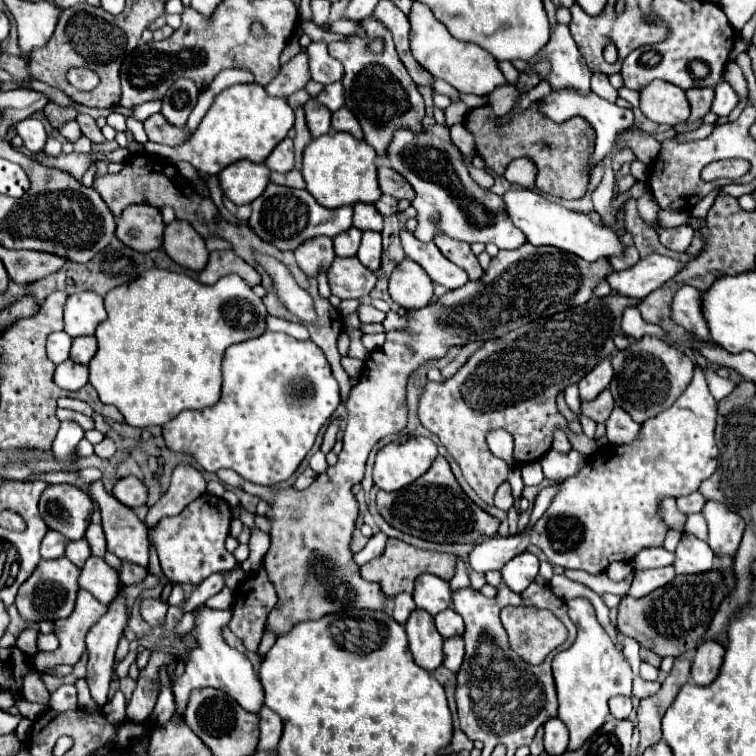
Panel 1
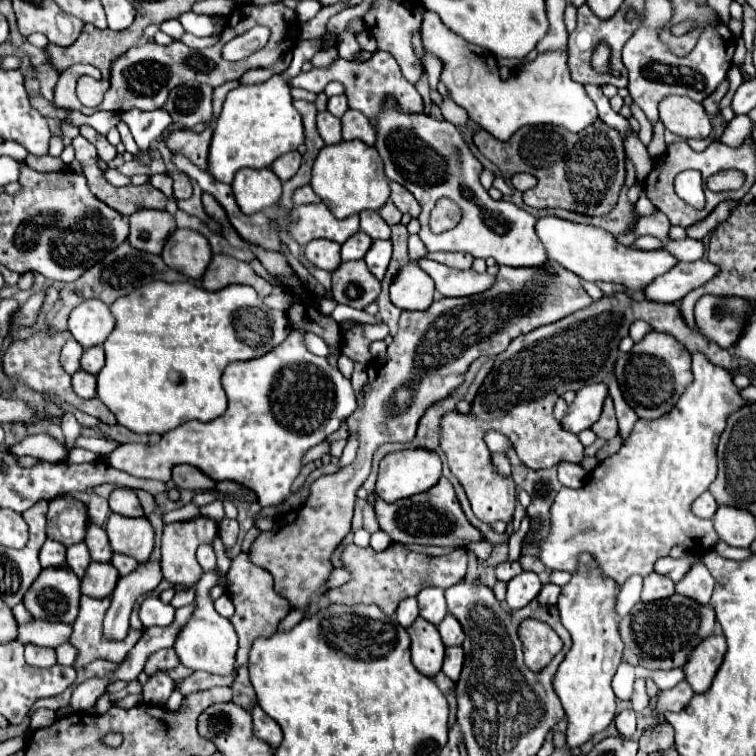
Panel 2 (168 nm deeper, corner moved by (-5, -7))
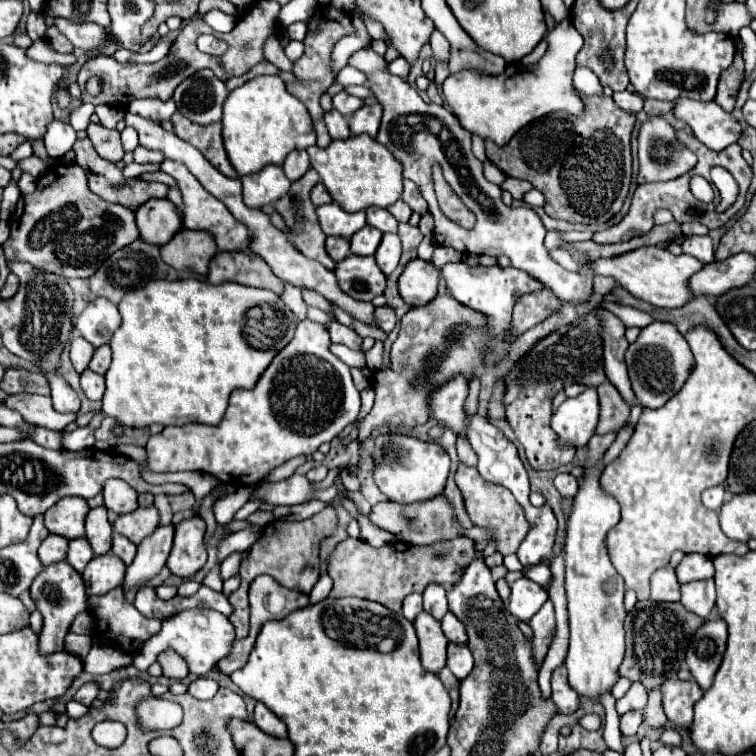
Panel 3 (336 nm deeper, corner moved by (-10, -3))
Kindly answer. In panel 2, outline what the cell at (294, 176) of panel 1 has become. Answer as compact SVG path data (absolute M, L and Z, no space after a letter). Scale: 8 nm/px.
M305 185L293 193L293 203L295 205L307 205L307 203L319 203L321 199L315 195L311 185Z

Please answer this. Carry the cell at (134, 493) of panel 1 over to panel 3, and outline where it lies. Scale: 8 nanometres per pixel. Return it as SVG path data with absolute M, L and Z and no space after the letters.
M120 479L106 481L102 495L104 495L106 509L112 509L118 515L126 515L138 509L138 493L130 485L122 483Z

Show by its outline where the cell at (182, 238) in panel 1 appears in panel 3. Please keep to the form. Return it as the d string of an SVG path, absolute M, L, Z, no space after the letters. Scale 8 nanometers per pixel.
M180 229L166 245L160 247L162 259L174 269L190 269L194 273L206 275L208 263L216 255L214 237L206 231Z

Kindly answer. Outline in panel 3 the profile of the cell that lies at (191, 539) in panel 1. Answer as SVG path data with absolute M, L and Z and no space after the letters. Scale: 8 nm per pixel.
M202 517L184 519L174 527L174 547L168 557L166 567L178 577L192 577L206 563L206 547L204 547L206 523Z

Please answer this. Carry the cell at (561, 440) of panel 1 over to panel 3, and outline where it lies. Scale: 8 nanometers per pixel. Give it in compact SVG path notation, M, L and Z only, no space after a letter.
M558 473L554 485L562 493L562 497L574 497L578 493L578 479L572 473Z

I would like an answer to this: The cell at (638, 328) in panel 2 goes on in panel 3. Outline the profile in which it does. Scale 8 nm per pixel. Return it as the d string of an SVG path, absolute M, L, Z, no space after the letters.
M606 303L606 307L614 315L618 315L626 327L640 327L642 329L642 327L646 327L646 325L650 325L654 321L650 317L650 313L642 313L642 311L636 311L632 307L622 307L622 305L616 305L616 303Z

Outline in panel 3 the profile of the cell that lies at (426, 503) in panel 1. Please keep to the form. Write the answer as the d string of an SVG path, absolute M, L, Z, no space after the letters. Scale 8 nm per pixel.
M436 495L428 501L418 501L418 503L410 503L410 505L384 501L384 503L378 503L372 507L370 519L374 521L374 525L394 533L396 537L400 537L402 541L412 543L412 545L432 545L436 541L454 539L454 537L462 535L462 525L458 523L454 505L446 495Z

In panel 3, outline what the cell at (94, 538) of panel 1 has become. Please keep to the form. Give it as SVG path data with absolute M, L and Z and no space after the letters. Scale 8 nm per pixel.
M106 507L90 509L86 517L86 539L96 555L106 555L112 549L112 525L106 519Z

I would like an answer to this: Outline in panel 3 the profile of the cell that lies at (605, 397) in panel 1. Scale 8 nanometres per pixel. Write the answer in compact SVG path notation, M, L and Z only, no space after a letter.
M608 381L598 387L598 395L600 395L600 421L598 421L596 433L598 435L618 433L628 421L630 405L622 401L620 393Z

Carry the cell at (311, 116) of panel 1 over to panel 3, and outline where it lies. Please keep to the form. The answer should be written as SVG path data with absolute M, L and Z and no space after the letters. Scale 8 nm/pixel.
M336 109L328 111L324 115L328 133L332 139L348 139L350 137L350 129L348 129L348 119L344 115L340 115Z

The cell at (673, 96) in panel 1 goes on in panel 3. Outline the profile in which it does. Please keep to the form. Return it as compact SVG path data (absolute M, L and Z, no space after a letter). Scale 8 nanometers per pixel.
M678 97L672 111L676 119L686 123L692 133L714 151L736 143L736 139L740 137L740 123L714 101L702 103L690 97Z

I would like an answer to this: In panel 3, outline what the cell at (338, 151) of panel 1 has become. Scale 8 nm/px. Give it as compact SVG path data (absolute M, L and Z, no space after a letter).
M348 137L332 141L326 149L308 147L312 167L318 171L324 187L332 199L348 213L362 211L368 207L388 207L400 199L402 193L402 165L394 155L372 137Z

